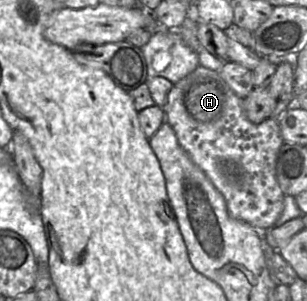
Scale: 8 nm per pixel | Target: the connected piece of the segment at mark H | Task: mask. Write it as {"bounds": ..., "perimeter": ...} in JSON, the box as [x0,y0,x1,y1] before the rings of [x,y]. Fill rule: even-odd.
{"bounds":[162,65,285,232],"perimeter":[[[202,65],[173,85],[162,109],[180,146],[223,195],[229,215],[260,232],[273,228],[283,211],[285,197],[277,181],[275,168],[279,149],[284,144],[279,121],[269,117],[261,123],[252,123],[245,115],[243,99],[231,90],[218,71]]]}

